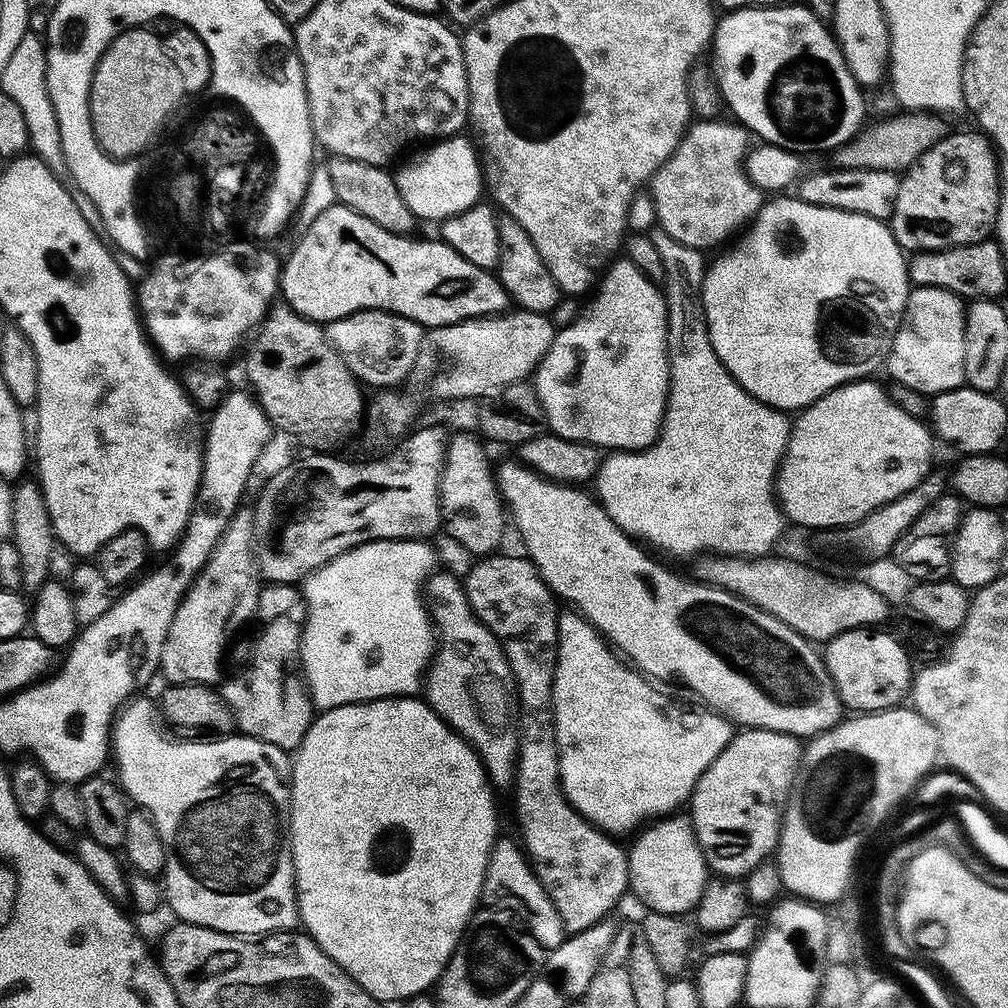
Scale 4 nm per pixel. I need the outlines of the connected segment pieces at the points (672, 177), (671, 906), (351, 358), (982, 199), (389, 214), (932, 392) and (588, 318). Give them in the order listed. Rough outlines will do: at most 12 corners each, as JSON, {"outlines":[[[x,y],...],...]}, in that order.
{"outlines":[[[697,119],[650,181],[656,224],[709,250],[755,220],[749,133]],[[689,817],[649,823],[627,849],[647,911],[695,913],[710,869]],[[381,308],[329,320],[361,385],[392,390],[426,344],[424,325]],[[949,131],[900,176],[905,253],[993,235],[1000,166]],[[326,163],[339,203],[400,235],[416,217],[385,167]],[[913,287],[886,361],[929,398],[964,384],[965,301]],[[626,258],[534,373],[547,427],[643,450],[668,404],[668,302]]]}

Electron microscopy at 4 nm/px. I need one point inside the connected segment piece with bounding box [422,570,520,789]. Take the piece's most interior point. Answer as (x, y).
(469, 684)

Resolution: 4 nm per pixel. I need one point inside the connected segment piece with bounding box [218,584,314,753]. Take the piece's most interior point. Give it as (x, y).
(269, 702)

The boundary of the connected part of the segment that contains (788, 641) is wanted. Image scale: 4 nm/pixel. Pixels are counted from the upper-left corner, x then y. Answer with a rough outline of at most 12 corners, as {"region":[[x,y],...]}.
{"region":[[496,484],[553,596],[733,725],[845,715],[821,653],[651,560],[599,500]]}

